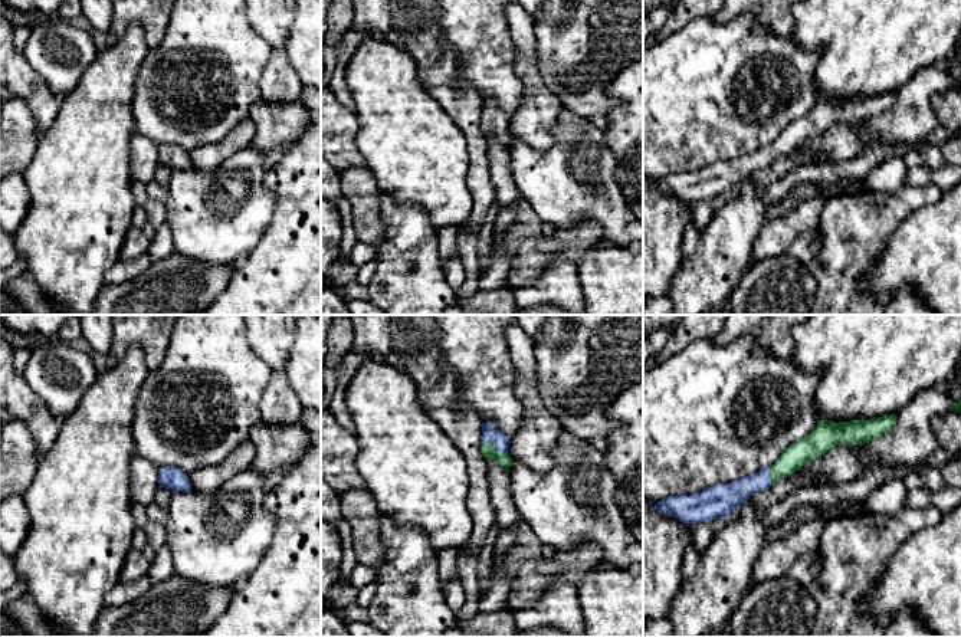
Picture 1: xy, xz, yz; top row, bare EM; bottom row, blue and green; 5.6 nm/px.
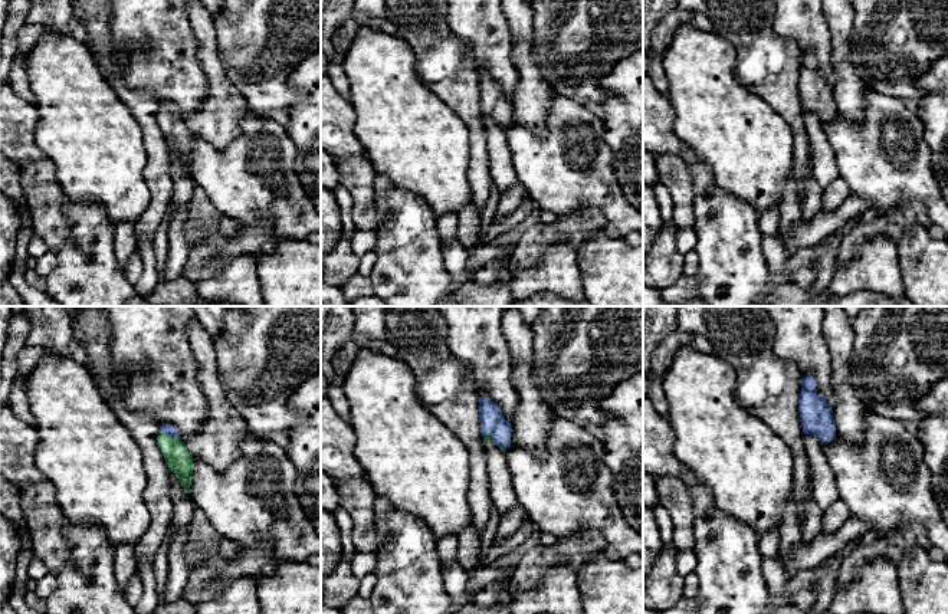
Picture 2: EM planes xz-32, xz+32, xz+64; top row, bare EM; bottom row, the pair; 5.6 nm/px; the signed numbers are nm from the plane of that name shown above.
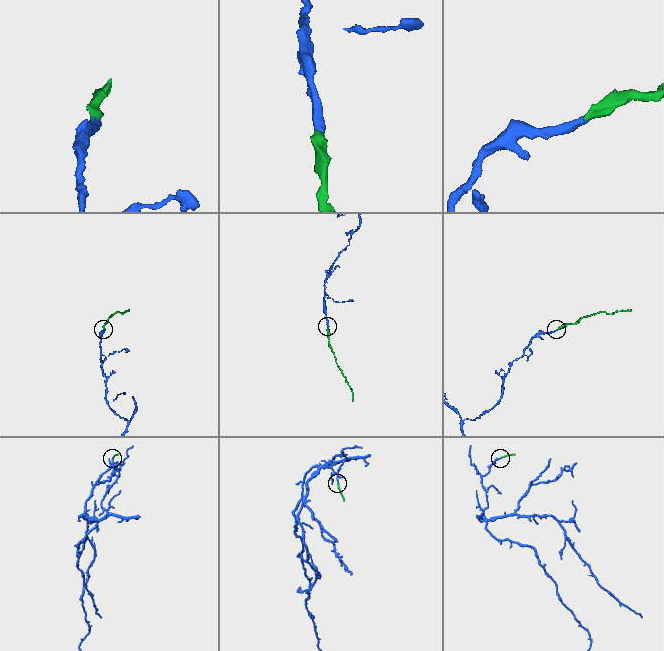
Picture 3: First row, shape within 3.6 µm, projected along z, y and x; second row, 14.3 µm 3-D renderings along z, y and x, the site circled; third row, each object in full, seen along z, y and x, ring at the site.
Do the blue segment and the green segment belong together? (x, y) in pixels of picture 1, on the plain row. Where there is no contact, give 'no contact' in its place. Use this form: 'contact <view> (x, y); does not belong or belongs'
contact xz (495, 127); belongs

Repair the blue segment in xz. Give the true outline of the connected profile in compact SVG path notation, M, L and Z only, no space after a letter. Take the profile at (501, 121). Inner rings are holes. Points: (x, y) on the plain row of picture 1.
M482 101L480 121L480 129L486 139L498 139L505 147L506 152L509 152L509 145L512 139L508 134L511 122L509 116L493 102Z

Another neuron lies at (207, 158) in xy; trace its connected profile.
M247 116L237 124L222 141L194 148L188 154L191 167L200 173L214 173L229 157L249 148L255 135L255 124Z

